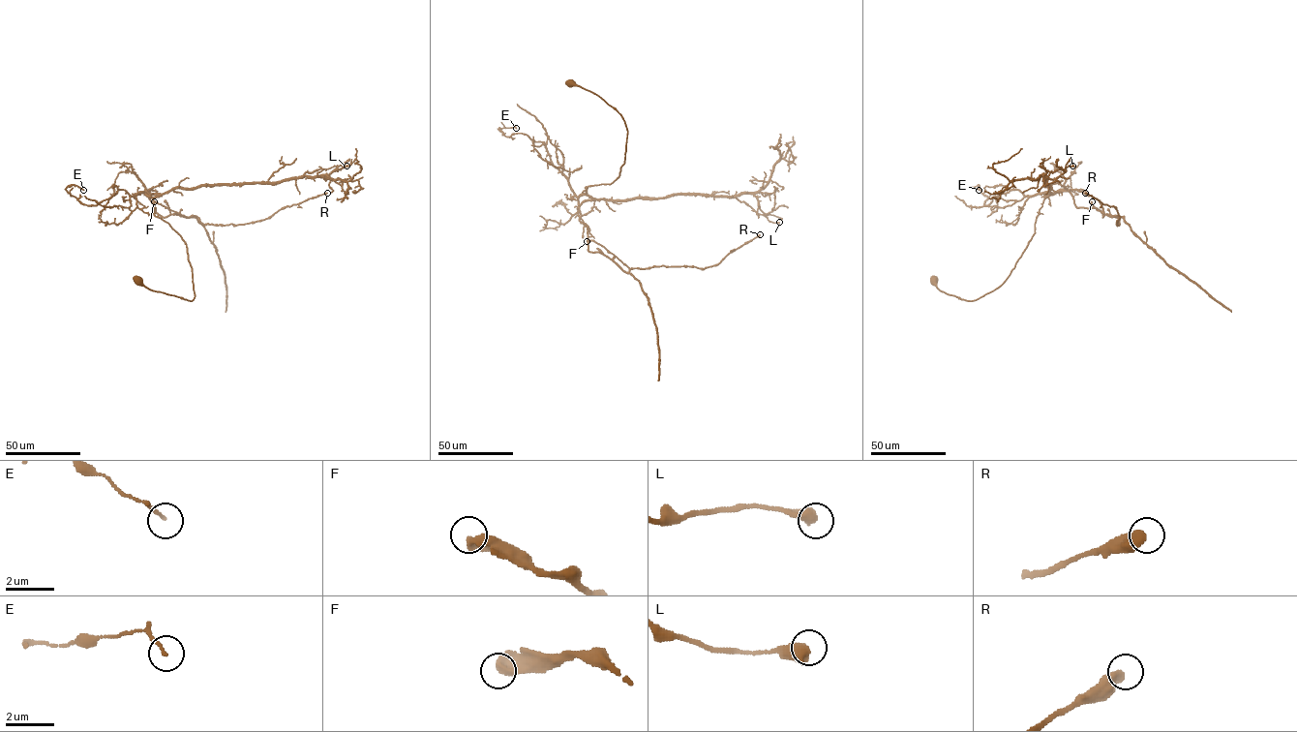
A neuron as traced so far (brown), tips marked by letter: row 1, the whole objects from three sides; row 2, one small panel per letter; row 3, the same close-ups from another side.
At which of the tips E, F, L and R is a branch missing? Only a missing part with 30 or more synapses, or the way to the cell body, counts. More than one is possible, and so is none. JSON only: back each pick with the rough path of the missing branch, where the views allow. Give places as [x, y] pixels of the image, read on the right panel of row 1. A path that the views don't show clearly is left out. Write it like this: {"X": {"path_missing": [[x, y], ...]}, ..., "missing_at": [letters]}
{"missing_at": []}

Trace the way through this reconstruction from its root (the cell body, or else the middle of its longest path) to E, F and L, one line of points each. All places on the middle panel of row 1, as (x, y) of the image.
E: (570, 84), (624, 121), (625, 161), (615, 181), (577, 197), (543, 142), (498, 129), (516, 128)
F: (570, 84), (601, 98), (626, 129), (619, 176), (588, 186), (578, 205), (588, 250), (629, 271), (587, 241)
L: (570, 84), (614, 107), (627, 131), (619, 176), (588, 186), (586, 194), (620, 200), (734, 196), (779, 222)

